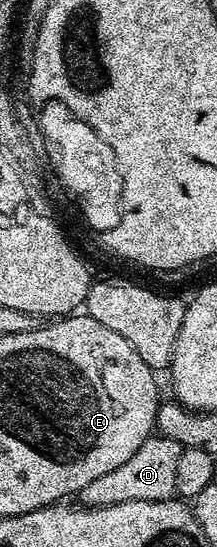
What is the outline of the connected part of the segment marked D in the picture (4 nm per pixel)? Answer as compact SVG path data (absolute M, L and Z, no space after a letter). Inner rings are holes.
M152 437L125 461L125 465L117 465L113 473L105 473L105 477L97 477L97 481L89 481L85 489L81 489L77 496L82 506L112 507L118 503L132 503L133 501L149 501L161 503L170 500L175 495L177 485L177 460L180 459L182 447L177 441L162 437Z

